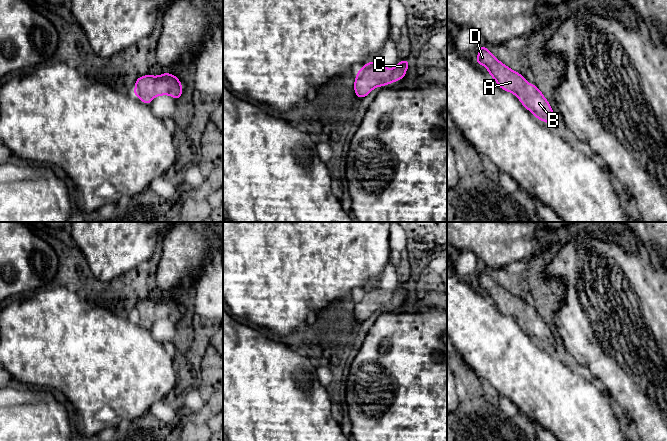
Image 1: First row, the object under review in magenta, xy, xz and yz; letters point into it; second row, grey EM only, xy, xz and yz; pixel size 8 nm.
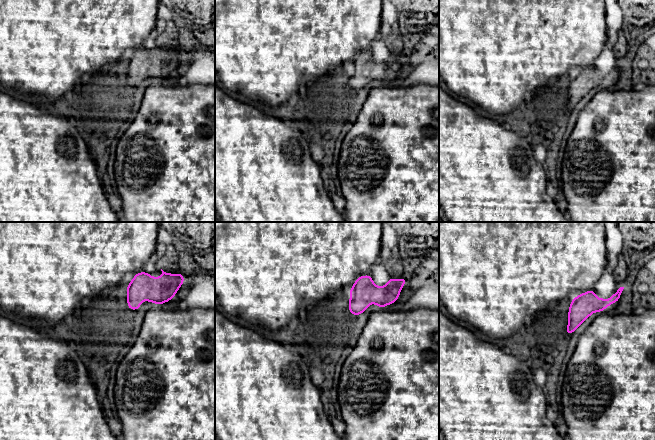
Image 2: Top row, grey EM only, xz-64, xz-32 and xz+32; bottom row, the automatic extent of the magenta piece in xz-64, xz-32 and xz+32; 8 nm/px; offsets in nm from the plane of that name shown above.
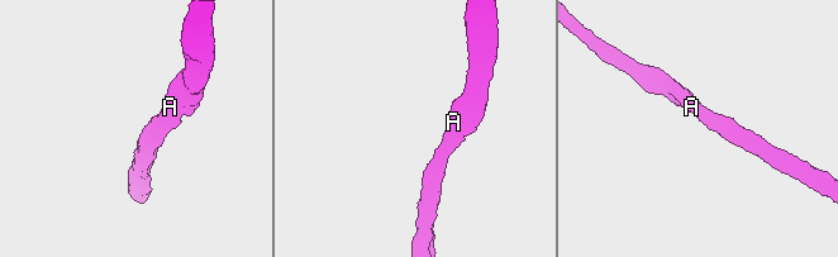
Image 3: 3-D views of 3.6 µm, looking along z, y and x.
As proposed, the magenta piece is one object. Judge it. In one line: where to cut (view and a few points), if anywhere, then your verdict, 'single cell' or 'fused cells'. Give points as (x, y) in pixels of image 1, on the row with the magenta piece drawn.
no cut | single cell

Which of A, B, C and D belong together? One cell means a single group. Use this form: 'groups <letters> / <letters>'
groups A B C D

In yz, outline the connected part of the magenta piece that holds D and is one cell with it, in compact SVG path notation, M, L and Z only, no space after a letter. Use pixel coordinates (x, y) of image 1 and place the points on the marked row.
M485 44L480 46L476 64L485 66L499 87L518 97L521 104L536 118L555 128L560 128L560 123L542 92L534 84L528 83L520 73L515 72L494 57L486 49Z

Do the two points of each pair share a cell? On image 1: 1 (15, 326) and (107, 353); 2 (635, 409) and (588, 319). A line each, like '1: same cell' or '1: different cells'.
1: same cell
2: same cell

